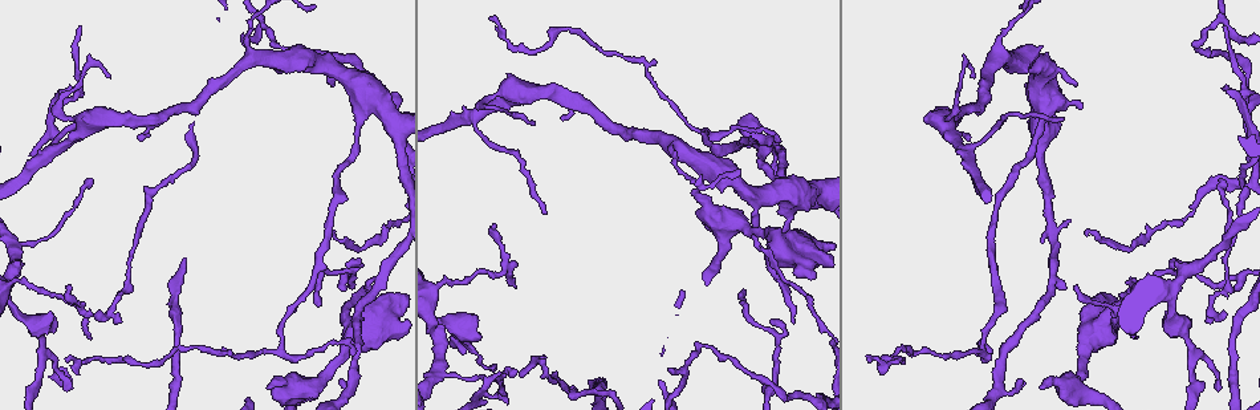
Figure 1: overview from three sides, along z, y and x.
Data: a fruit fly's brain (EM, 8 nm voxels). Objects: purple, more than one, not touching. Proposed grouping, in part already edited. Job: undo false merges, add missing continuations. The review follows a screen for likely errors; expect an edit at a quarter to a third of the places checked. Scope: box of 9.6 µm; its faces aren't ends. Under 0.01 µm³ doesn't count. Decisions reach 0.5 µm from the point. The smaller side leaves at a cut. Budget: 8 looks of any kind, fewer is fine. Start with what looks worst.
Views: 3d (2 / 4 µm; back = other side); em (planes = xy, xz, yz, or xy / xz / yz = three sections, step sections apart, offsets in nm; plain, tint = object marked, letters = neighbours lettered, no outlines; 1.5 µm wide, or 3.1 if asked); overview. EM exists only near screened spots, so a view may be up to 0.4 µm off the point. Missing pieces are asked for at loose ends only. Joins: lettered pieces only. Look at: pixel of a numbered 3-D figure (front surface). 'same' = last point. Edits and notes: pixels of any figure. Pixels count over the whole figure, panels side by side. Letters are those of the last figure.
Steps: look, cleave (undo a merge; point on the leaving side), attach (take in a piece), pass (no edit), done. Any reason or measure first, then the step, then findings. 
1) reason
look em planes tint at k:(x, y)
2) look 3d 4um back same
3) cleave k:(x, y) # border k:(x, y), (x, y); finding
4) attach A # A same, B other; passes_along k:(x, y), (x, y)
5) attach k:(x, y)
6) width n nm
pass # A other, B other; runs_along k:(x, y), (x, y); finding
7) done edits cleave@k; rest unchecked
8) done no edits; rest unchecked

an open end
look em xy step 4 letters at 1:(1220, 88)

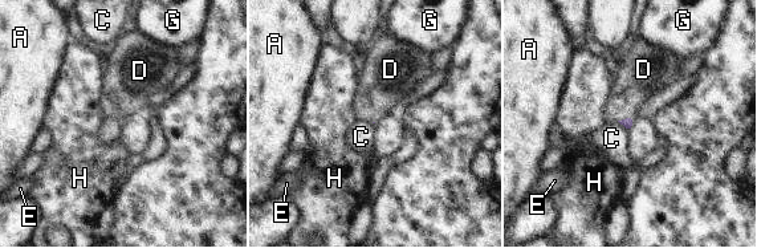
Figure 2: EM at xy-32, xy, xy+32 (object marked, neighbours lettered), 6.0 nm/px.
look em planes letters same

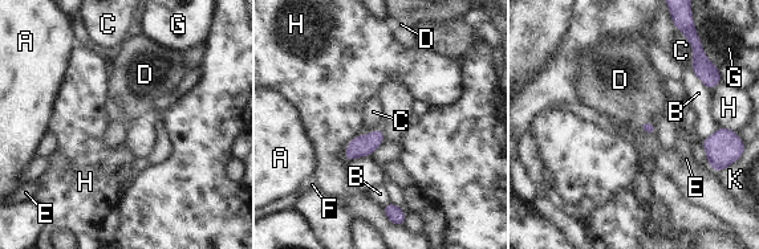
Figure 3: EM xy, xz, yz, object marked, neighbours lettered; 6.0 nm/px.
attach D # A other, B other, C other, D same, E other, F other, G other, H other, K other; passes_along 3:(646, 126), (644, 122), (626, 85); the neuron continues

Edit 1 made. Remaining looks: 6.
see it whole again
look overview

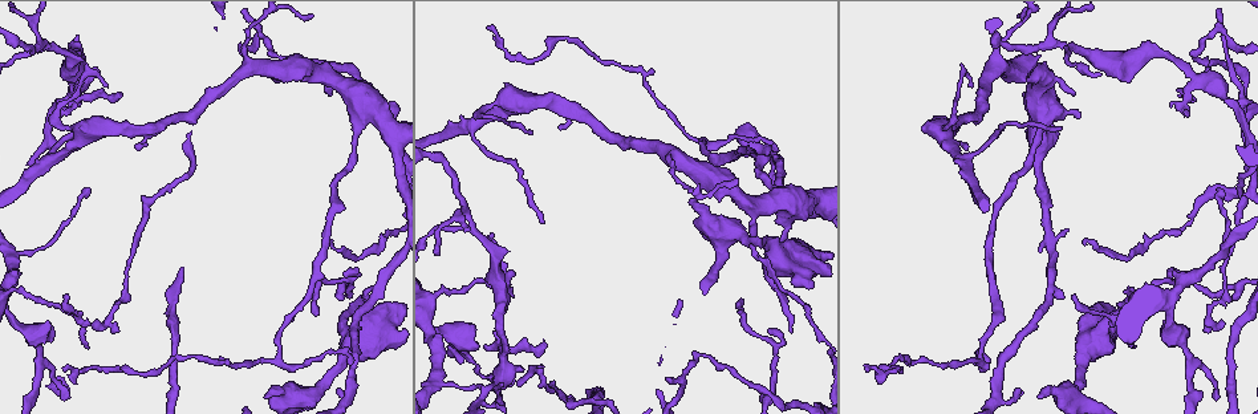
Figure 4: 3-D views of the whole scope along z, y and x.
long arm stops here
look 3d 2um at 4:(1223, 325)

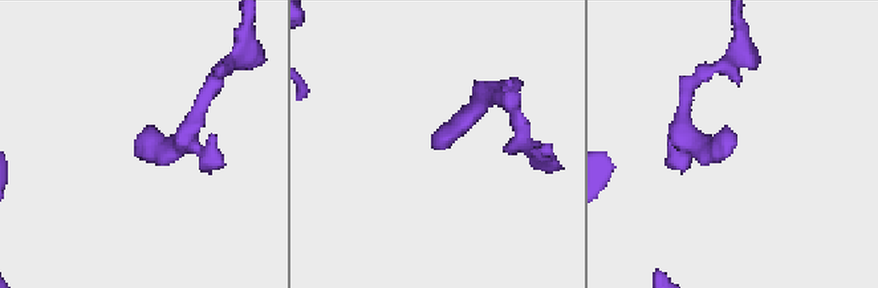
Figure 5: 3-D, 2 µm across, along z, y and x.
look em xy step 4 letters at 5:(137, 137)

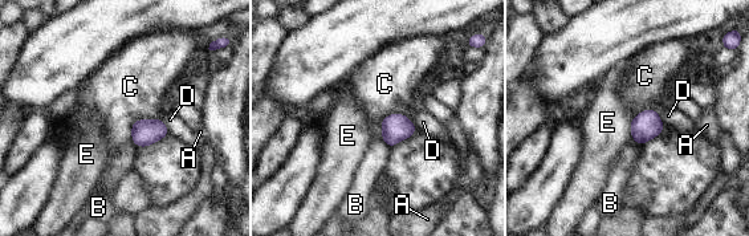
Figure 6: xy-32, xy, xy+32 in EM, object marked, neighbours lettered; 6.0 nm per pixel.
pass # A other, B other, C other, D other, E other; border 6:(633, 116), (630, 138); no lettered piece goes on from it

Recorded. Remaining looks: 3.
an open end
look em planes tint at 4:(315, 311)

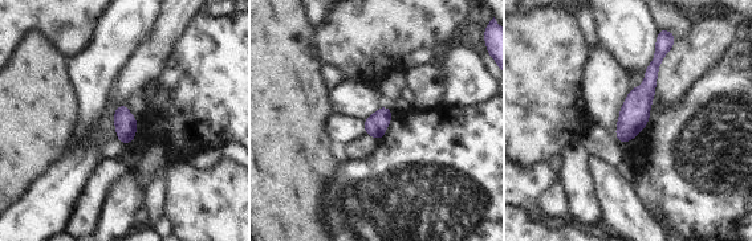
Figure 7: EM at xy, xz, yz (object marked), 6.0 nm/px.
what lies round it
look em planes letters same

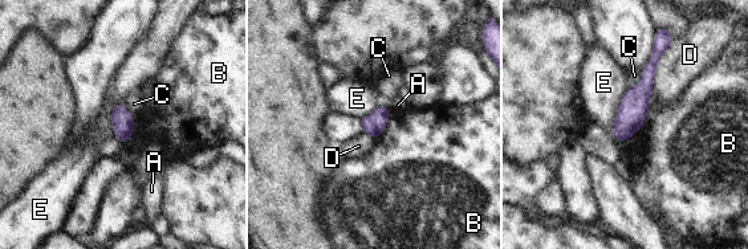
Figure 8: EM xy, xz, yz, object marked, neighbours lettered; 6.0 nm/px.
width 140 nm
pass # A other, B other, C other, D other, E other; runs_along 8:(657, 49), (647, 82), (620, 138); no lettered piece goes on from it

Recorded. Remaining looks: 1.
done edits attach@3; rest unchecked

